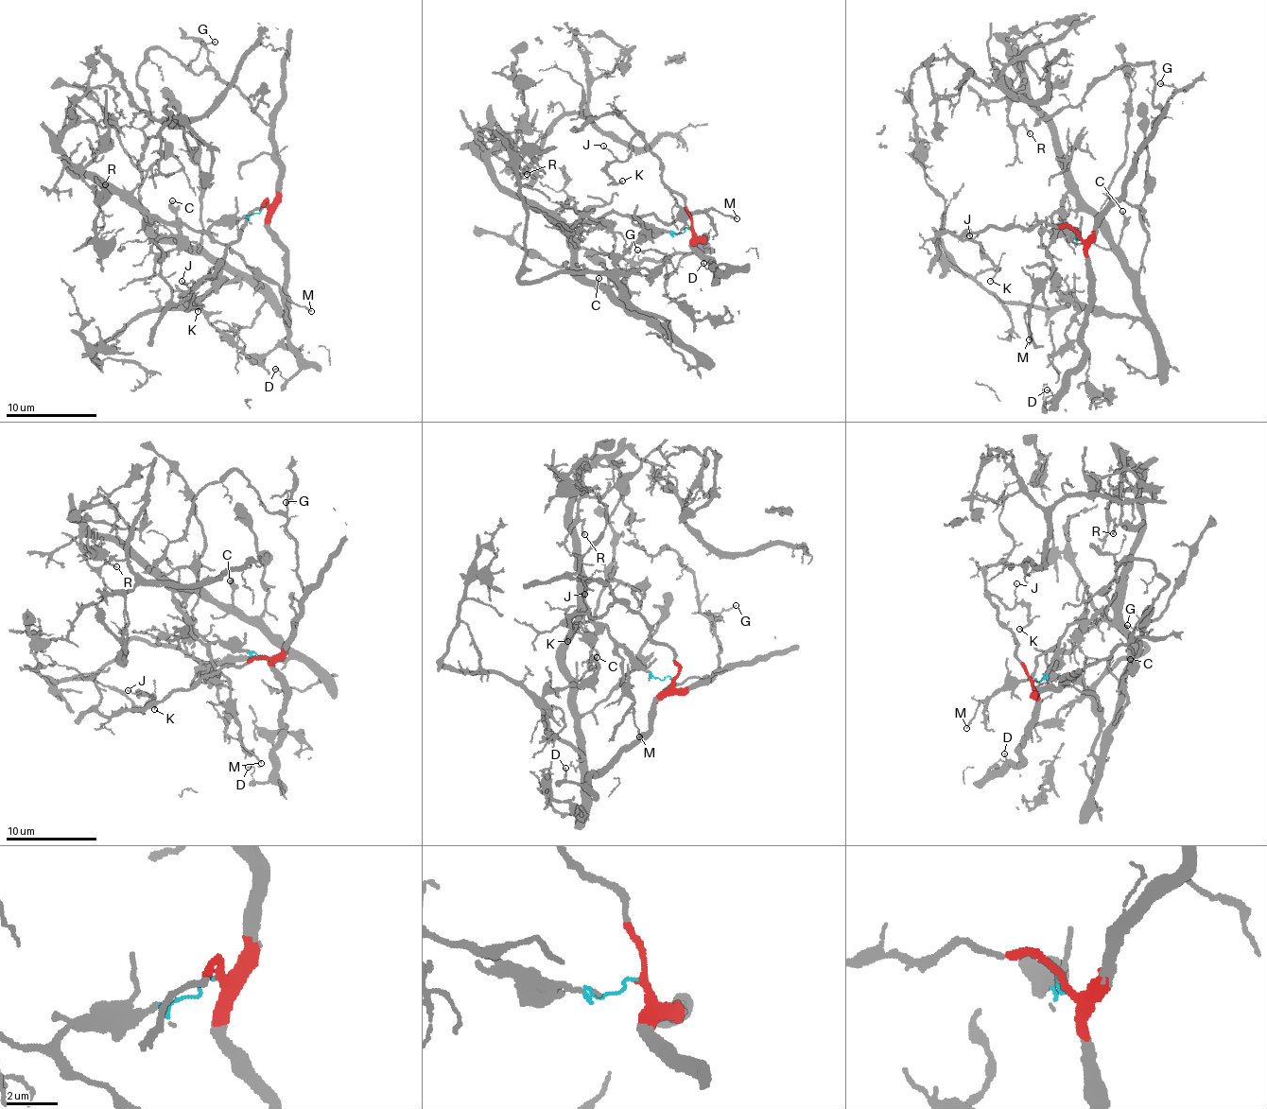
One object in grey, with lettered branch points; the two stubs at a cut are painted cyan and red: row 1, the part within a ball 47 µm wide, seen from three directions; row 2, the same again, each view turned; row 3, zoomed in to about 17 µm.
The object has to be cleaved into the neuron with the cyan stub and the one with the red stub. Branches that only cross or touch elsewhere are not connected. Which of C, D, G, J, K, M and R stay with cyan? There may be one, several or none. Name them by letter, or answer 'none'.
C, M, R

